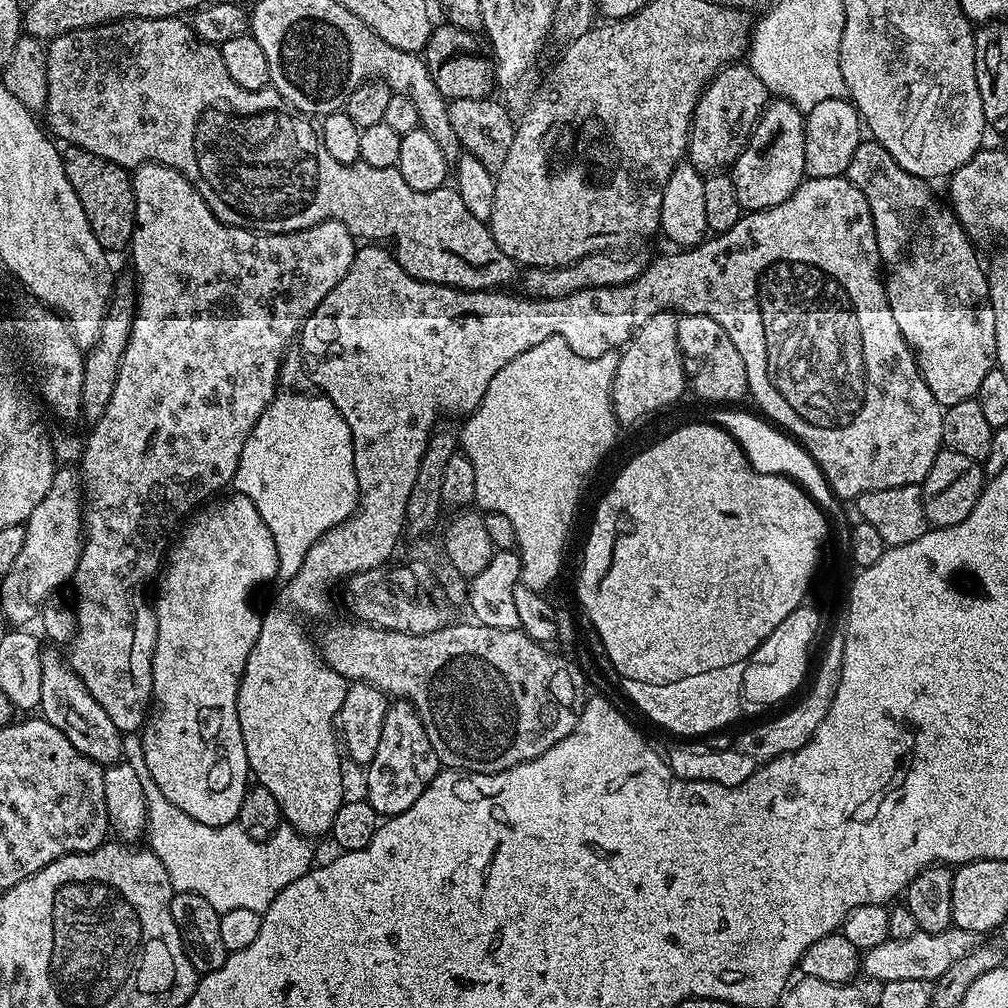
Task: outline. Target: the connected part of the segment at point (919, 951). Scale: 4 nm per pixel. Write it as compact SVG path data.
M958 927L947 928L938 934L917 930L910 938L888 939L867 949L862 956L862 972L875 982L899 982L922 978L935 982L949 970L952 963L964 958L978 945L977 933Z

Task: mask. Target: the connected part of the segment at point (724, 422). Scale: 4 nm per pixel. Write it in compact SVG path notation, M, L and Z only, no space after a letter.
M716 408L712 410L714 412L710 418L713 423L719 425L724 432L728 432L735 441L739 442L741 450L746 454L747 460L754 466L756 472L795 480L827 517L842 517L843 503L833 494L832 487L826 482L821 468L814 462L812 455L805 450L804 446L795 437L782 431L761 415L742 412L738 409Z

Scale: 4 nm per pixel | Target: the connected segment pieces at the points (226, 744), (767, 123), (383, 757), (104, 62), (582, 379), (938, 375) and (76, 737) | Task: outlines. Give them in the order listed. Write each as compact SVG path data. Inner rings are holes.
M239 494L231 495L225 495L223 498L216 498L205 503L183 525L183 528L185 527L184 533L177 540L175 537L174 543L167 549L166 559L163 561L158 573L158 579L154 584L156 645L154 646L154 658L152 659L153 701L142 729L146 765L147 769L150 770L150 778L154 778L154 786L158 786L158 790L162 790L162 794L166 794L166 798L174 806L178 806L178 810L182 810L187 816L194 818L194 822L202 822L206 826L214 826L215 828L221 828L233 823L239 817L242 798L250 787L246 746L242 746L242 730L238 726L238 686L244 673L246 658L250 658L250 650L254 650L254 642L258 642L260 637L262 616L259 611L256 613L256 608L252 605L252 595L255 594L256 587L259 584L266 583L272 575L277 575L278 572L278 550L274 546L274 538L270 534L266 522L262 522L262 514L258 514L258 506L254 506L254 502L250 498Z
M776 98L764 107L748 143L730 168L741 209L757 212L778 206L778 202L786 202L786 198L790 198L790 194L794 194L794 190L798 190L800 183L806 179L804 121L805 113L798 111L789 100Z
M403 698L393 699L383 719L378 750L375 751L373 760L366 765L368 804L384 818L402 814L402 810L410 810L410 806L418 802L422 790L430 786L430 782L441 770L438 754L434 754L434 746L430 746L426 726L422 726L422 718L414 710L412 703Z
M167 16L166 18L134 18L127 17L122 20L113 20L110 24L99 24L93 28L78 28L73 32L66 32L55 36L47 41L46 51L48 54L48 65L46 66L46 102L42 109L42 120L47 131L57 141L65 140L65 145L82 150L90 150L90 154L98 154L110 162L114 162L120 168L135 170L142 164L165 164L178 174L182 174L202 194L206 206L210 206L212 213L224 224L233 224L236 228L251 228L253 232L297 232L303 228L309 228L315 224L321 224L324 220L337 220L346 226L353 237L364 242L388 242L393 240L398 249L403 250L397 253L400 265L413 273L419 275L421 280L431 284L446 284L454 288L463 288L470 292L483 292L485 290L500 290L516 276L518 265L511 260L502 250L498 250L498 242L494 242L492 231L488 229L485 221L474 218L470 210L456 192L455 187L445 186L438 190L423 192L414 190L414 186L406 183L402 178L400 169L379 168L370 166L363 162L355 164L343 164L333 158L320 137L319 127L305 113L300 112L282 94L269 86L262 90L245 90L238 86L234 78L226 70L222 63L222 54L219 47L214 44L207 44L197 36L191 23L187 19Z
M561 336L546 338L546 342L538 342L538 346L530 346L530 350L518 354L518 358L506 362L506 366L502 366L502 370L498 370L498 374L490 378L490 386L486 386L482 402L474 409L471 416L463 421L464 429L462 427L459 429L459 447L474 466L475 503L481 504L479 507L485 513L497 512L512 523L512 528L516 531L515 547L520 553L520 583L541 594L547 593L547 588L560 576L560 567L564 564L564 543L568 540L568 531L571 530L572 519L576 516L576 503L580 500L580 487L584 484L584 475L611 450L612 443L616 440L618 421L612 409L612 383L619 361L616 352L607 352L602 354L602 358L587 360L574 354L574 350L570 350L570 346Z
M861 139L854 156L850 158L846 175L848 181L866 194L880 251L880 263L886 273L890 310L894 310L894 322L898 322L904 343L916 357L922 378L926 386L930 386L930 394L934 394L943 409L973 399L986 374L997 367L994 306L990 302L988 273L985 265L980 265L980 256L976 253L977 245L966 234L951 207L928 189L931 188L929 181L920 180L902 170L902 166L890 158L890 150L886 150L886 146L877 140Z
M50 650L42 651L42 698L38 709L39 715L50 722L66 738L70 738L74 750L86 754L95 764L107 766L121 759L121 732L110 722L110 714L94 702L94 694L86 690L82 678L68 667L65 657Z

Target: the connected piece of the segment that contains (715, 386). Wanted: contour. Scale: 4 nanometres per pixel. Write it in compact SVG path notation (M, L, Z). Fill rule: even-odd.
M681 315L676 322L676 337L690 392L704 400L713 400L712 404L716 406L732 406L737 403L735 400L748 396L746 362L742 362L742 354L738 354L734 342L730 342L730 334L726 334L726 330L722 330L714 318Z

